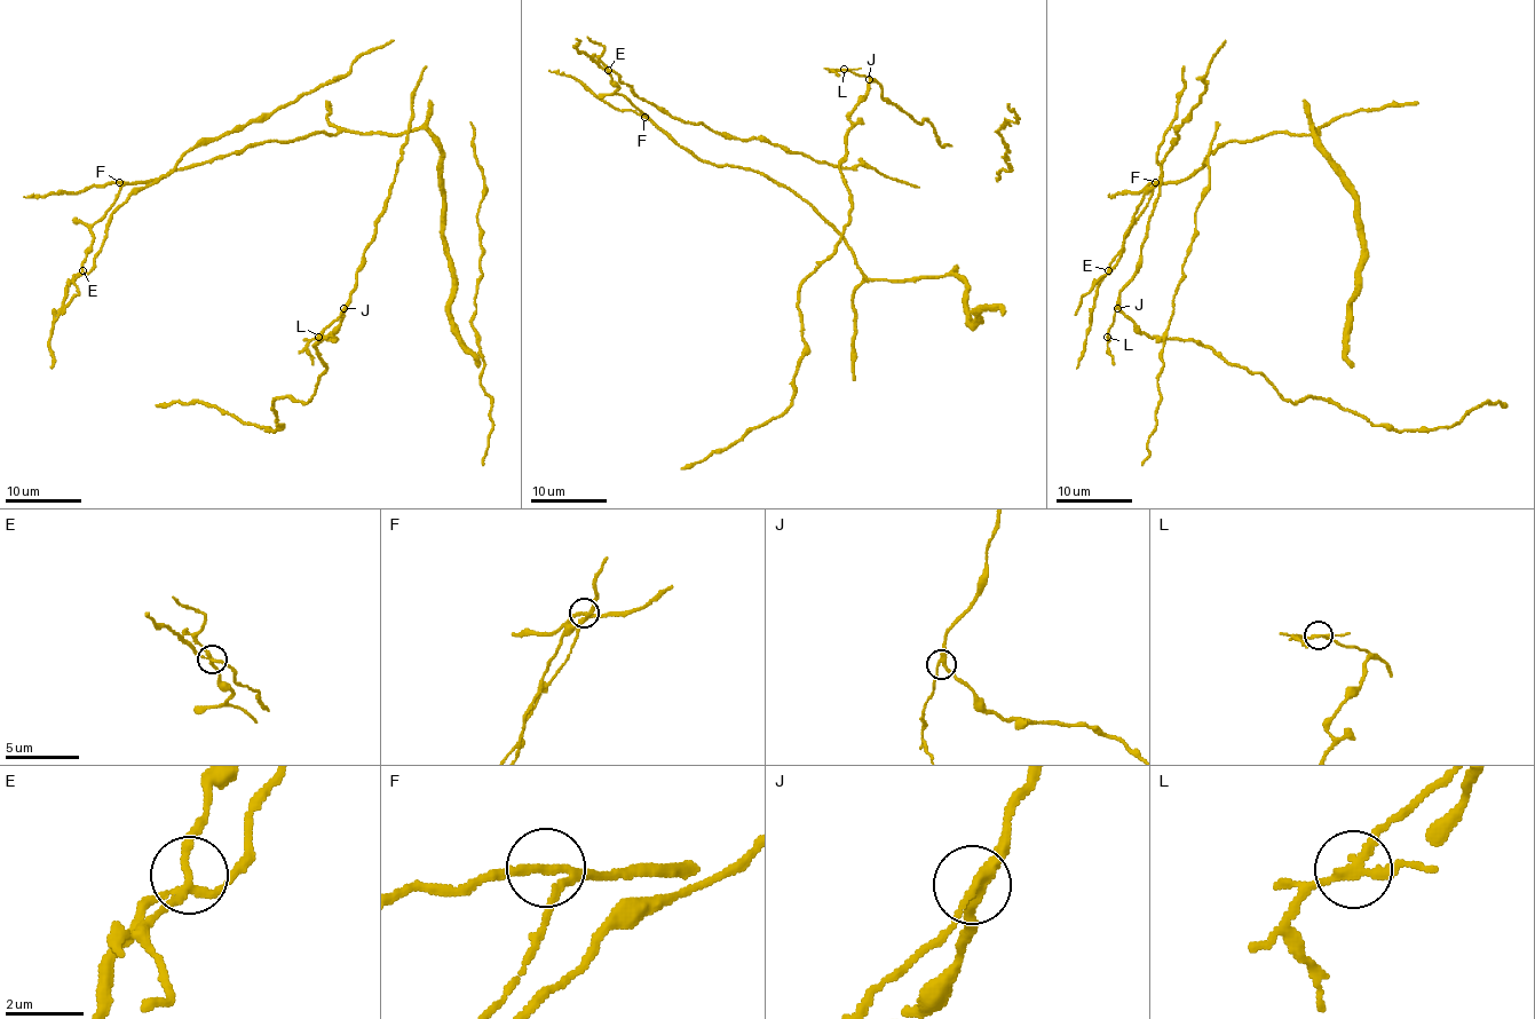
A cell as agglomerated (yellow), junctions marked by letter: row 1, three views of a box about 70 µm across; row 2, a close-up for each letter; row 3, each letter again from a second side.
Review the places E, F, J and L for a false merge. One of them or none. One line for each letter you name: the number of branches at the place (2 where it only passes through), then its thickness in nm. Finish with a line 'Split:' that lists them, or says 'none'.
L: 3 branches meet; 180 nm thick
Split: L

